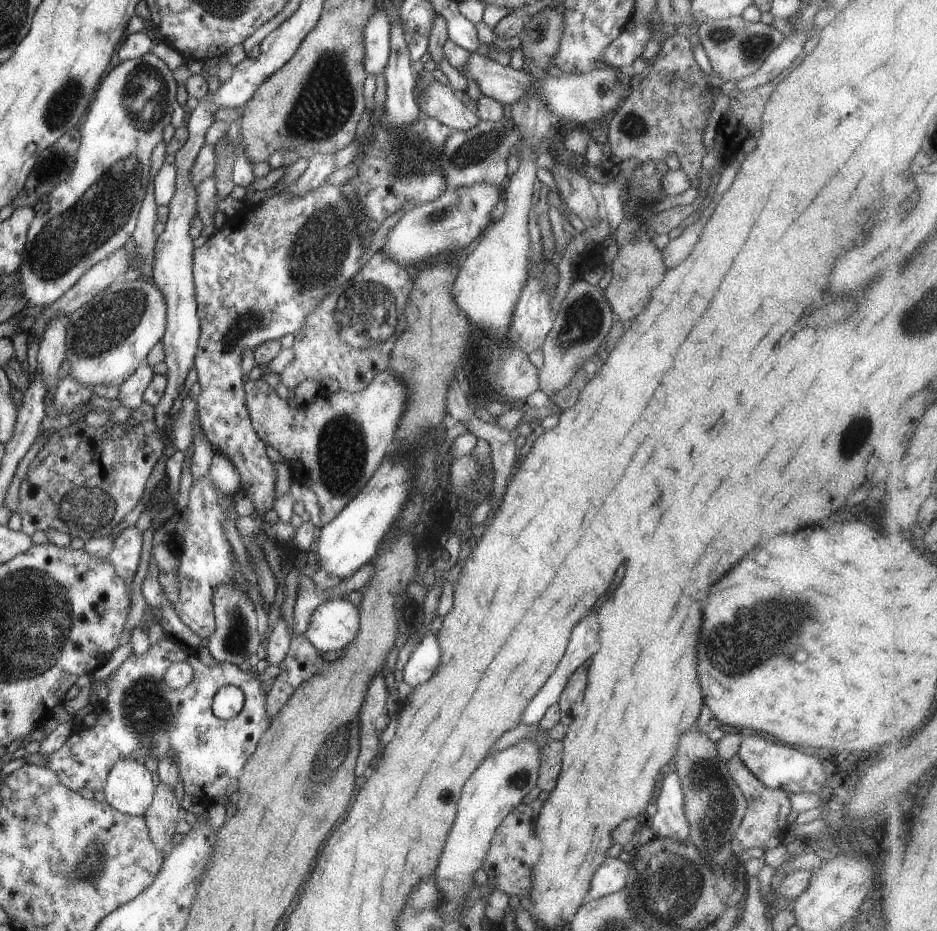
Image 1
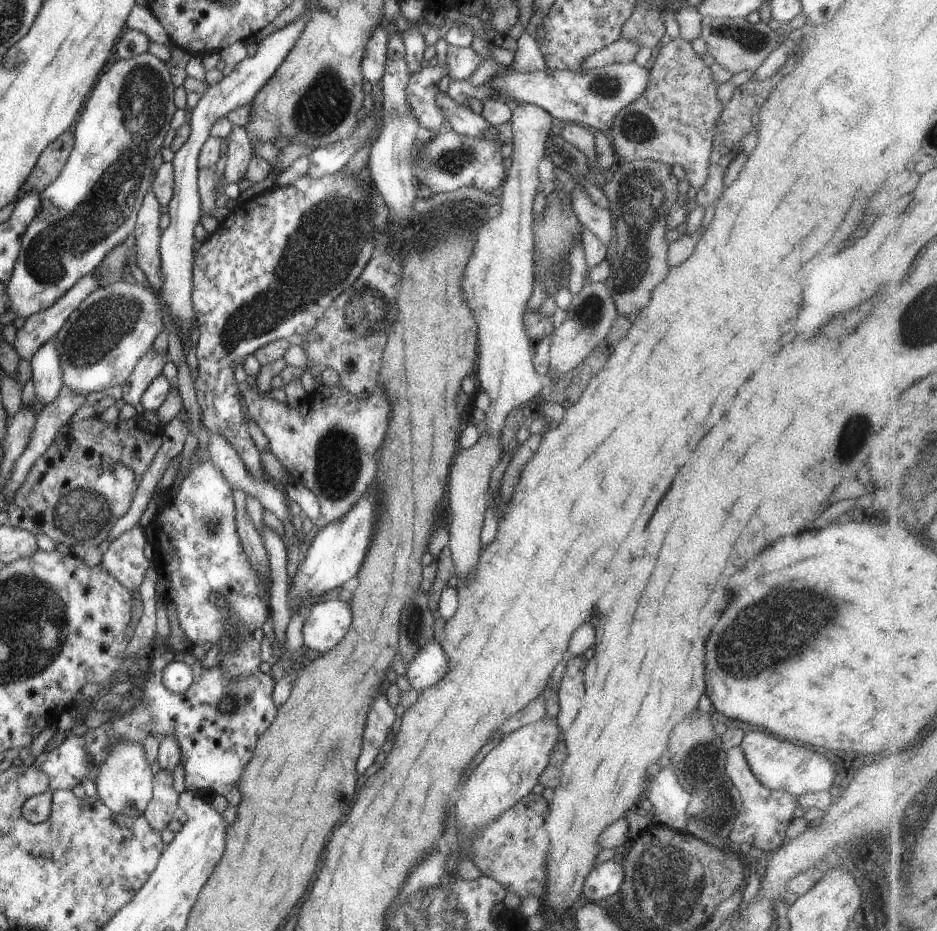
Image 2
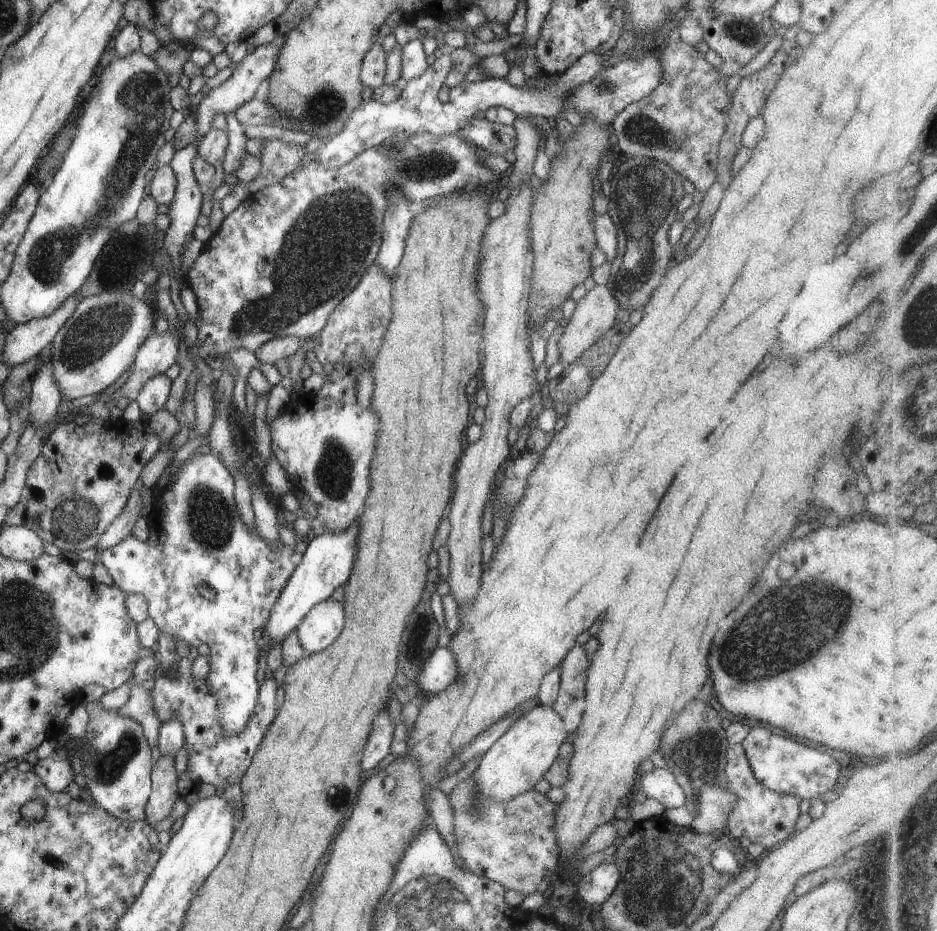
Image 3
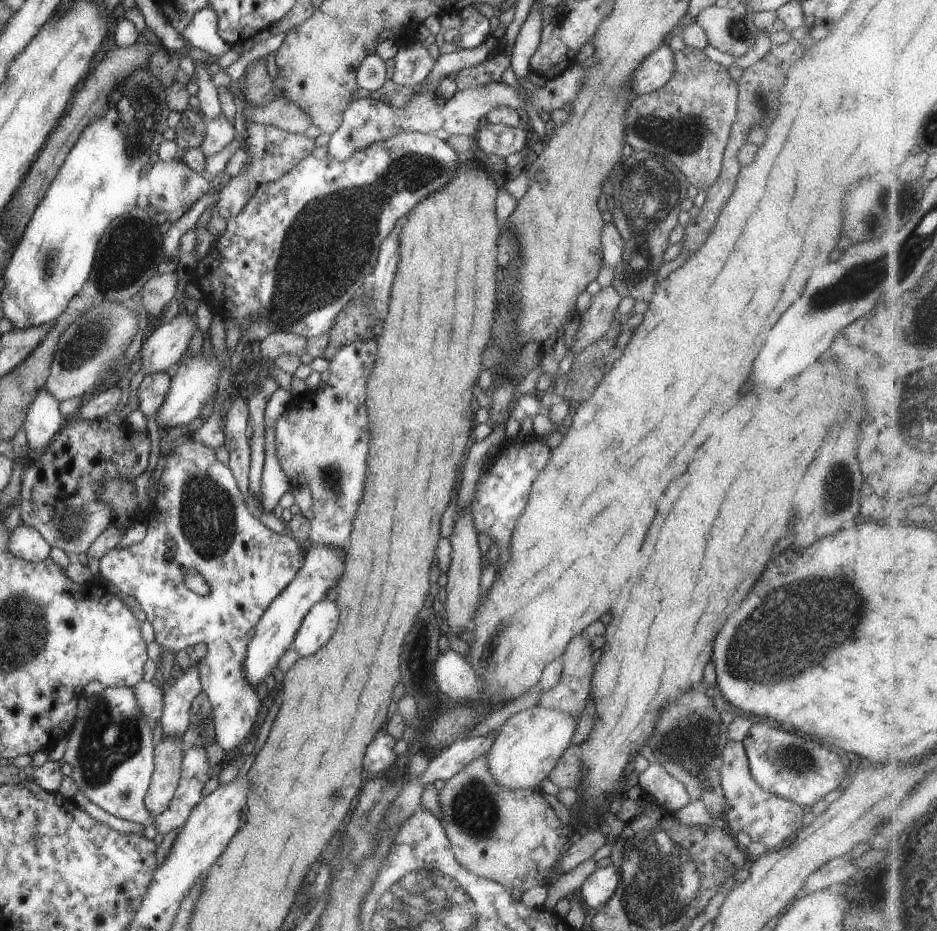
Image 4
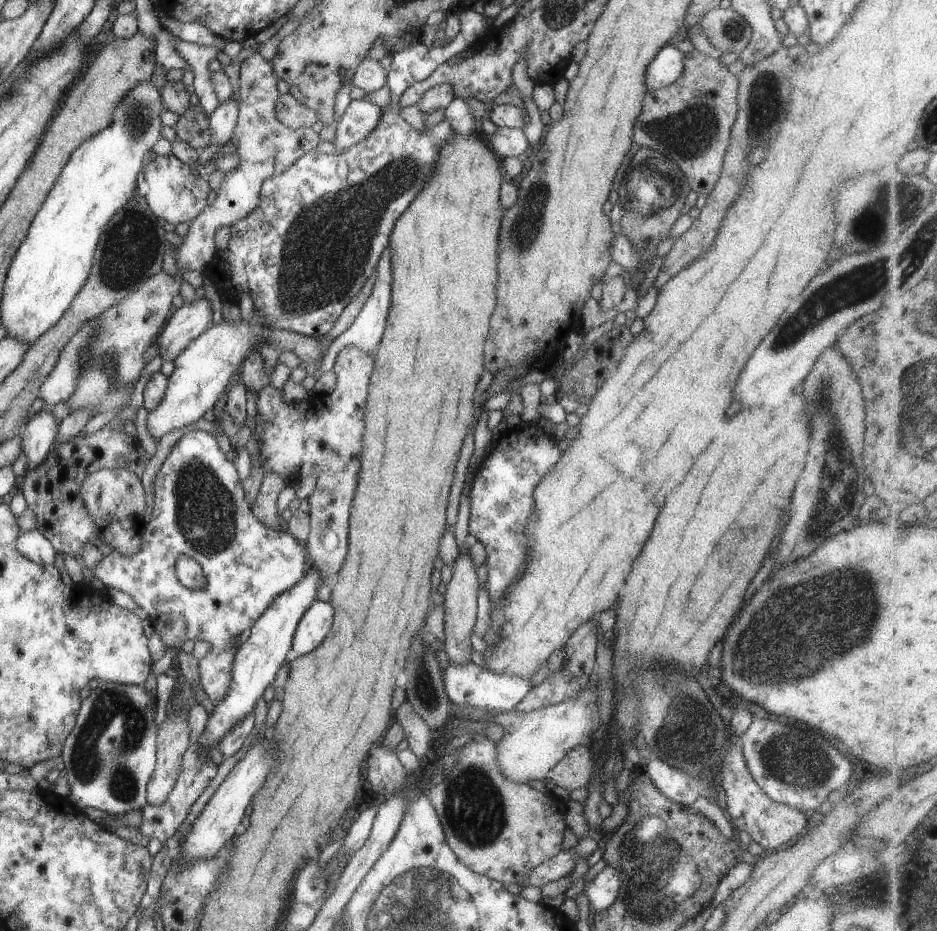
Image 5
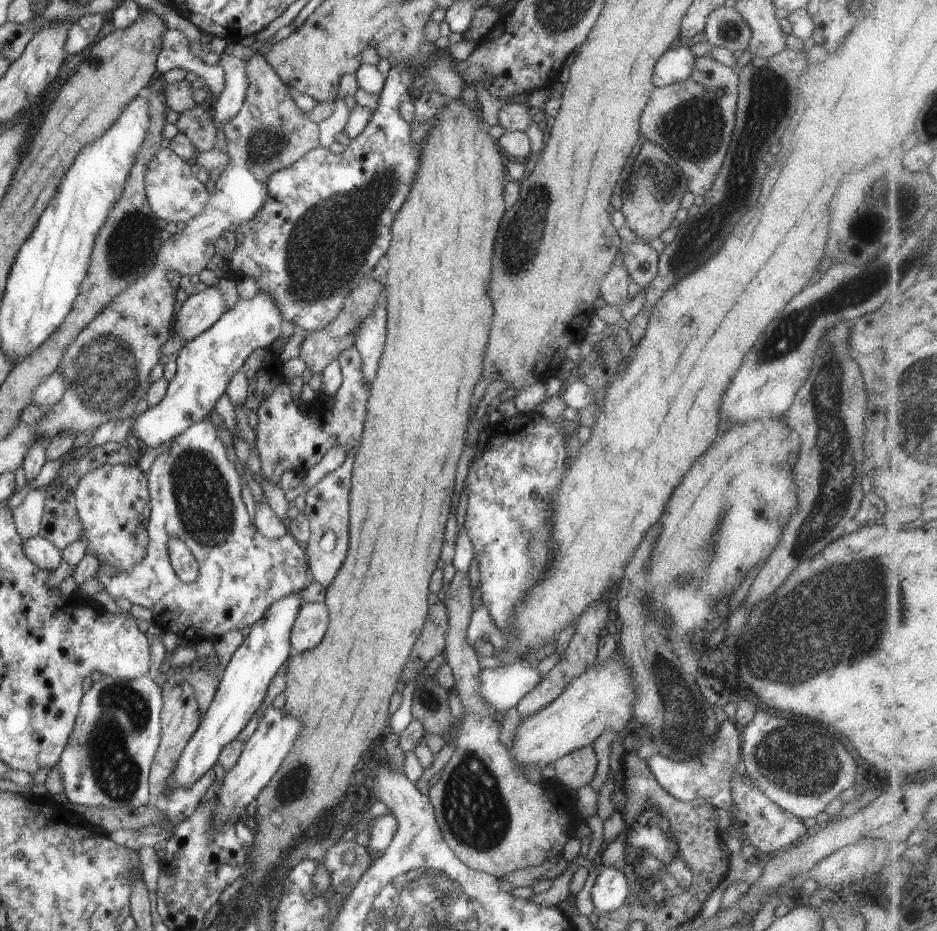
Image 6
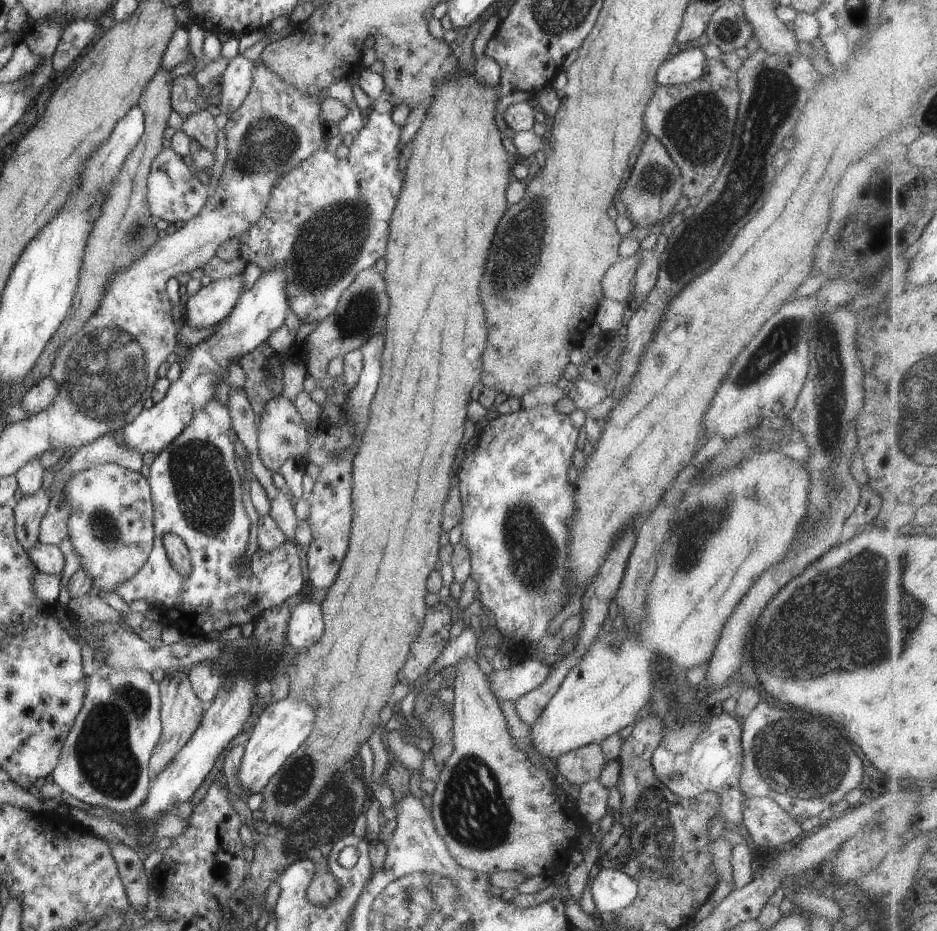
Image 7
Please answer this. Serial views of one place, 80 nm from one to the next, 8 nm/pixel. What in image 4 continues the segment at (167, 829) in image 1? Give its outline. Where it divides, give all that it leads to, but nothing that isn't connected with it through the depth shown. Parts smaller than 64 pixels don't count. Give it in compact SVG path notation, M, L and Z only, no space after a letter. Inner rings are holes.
M161 734L154 748L154 770L143 798L145 809L151 816L164 812L173 798L180 776L181 743L181 738L175 740Z

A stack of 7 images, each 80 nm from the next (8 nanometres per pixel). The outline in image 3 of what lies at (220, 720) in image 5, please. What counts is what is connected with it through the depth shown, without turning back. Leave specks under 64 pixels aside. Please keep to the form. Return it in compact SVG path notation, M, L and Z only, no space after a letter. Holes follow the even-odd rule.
M351 522L349 528L317 535L307 544L299 562L271 605L268 619L263 626L262 637L258 641L258 656L262 647L267 653L268 642L271 640L280 643L290 630L296 628L314 604L325 600L337 586L341 586L349 578L351 564L355 558L355 536L357 522Z

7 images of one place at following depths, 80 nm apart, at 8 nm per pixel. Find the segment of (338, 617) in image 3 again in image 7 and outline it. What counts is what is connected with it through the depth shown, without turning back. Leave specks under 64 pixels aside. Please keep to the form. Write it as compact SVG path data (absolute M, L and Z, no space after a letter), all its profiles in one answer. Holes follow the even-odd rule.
M309 600L301 601L289 614L283 638L295 652L309 649L323 632L321 608Z

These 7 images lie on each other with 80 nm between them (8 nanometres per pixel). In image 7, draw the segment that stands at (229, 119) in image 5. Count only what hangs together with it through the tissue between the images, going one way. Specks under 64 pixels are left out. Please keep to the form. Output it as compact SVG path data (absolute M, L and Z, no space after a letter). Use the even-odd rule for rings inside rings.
M241 55L228 61L227 68L217 80L221 86L221 94L219 94L219 106L215 108L215 113L231 113L241 106L249 93L257 61Z

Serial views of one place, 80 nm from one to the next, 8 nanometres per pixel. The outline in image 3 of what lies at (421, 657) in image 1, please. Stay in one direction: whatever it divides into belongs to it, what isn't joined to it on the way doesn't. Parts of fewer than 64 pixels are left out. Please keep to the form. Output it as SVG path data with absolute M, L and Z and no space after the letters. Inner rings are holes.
M433 647L429 658L425 660L421 672L408 676L409 680L414 680L418 690L429 690L437 692L447 688L453 678L457 678L457 668L455 668L454 654L447 647Z

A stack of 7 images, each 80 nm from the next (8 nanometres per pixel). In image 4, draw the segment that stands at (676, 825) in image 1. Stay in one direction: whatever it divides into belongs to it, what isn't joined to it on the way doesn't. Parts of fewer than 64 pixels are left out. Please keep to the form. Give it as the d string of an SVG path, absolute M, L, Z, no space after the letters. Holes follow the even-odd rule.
M658 763L651 764L639 772L638 785L646 794L651 794L659 804L671 811L685 807L693 799L681 780L675 780Z

